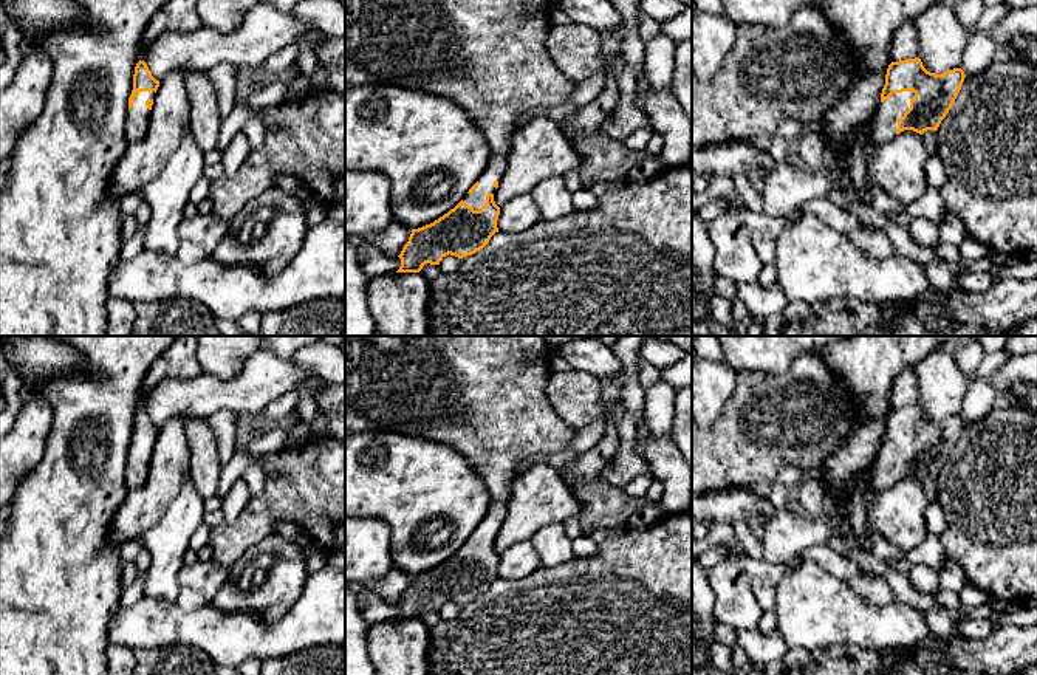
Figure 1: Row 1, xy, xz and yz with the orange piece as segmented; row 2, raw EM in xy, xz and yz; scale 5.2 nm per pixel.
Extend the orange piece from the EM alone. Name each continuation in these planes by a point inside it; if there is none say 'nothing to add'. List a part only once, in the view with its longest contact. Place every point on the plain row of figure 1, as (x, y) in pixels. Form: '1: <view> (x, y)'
1: yz (882, 474)

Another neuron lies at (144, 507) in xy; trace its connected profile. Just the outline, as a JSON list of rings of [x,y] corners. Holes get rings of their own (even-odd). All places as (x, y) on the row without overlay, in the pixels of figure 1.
[[[172,418],[159,427],[145,485],[130,489],[116,509],[110,523],[110,543],[121,547],[142,537],[164,517],[181,485],[190,478],[189,418]]]

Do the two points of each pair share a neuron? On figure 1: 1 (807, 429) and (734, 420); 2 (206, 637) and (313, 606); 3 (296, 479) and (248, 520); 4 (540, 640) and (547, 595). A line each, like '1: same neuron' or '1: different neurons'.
1: same neuron
2: same neuron
3: same neuron
4: same neuron

